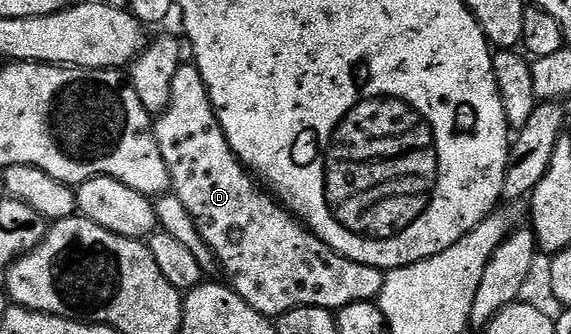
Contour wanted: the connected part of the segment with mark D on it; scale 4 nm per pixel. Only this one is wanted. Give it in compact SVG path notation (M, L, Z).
M181 62L178 73L174 73L174 81L170 81L170 105L155 120L154 126L162 161L166 161L171 194L176 195L190 213L202 241L216 254L219 270L222 275L224 271L223 278L227 286L237 291L242 301L249 303L258 313L279 317L299 307L325 307L335 313L351 303L379 300L385 276L381 268L342 257L312 234L271 194L256 188L257 180L236 158L226 141L224 130L212 108L206 81L202 81L202 73L196 68L195 62Z

